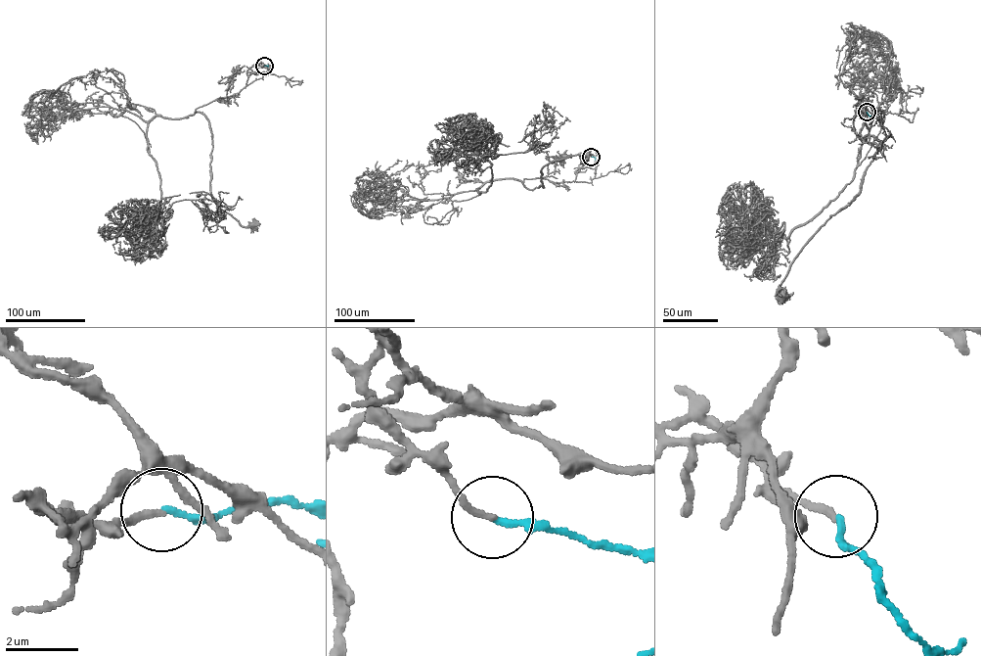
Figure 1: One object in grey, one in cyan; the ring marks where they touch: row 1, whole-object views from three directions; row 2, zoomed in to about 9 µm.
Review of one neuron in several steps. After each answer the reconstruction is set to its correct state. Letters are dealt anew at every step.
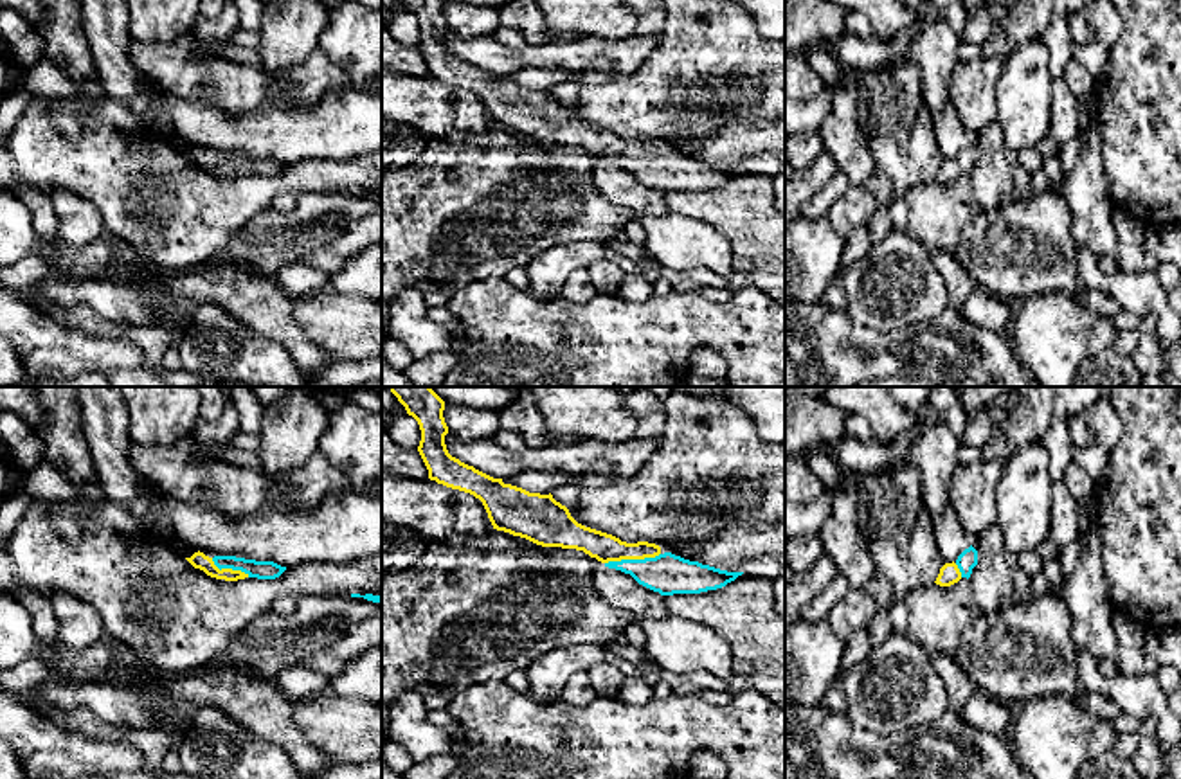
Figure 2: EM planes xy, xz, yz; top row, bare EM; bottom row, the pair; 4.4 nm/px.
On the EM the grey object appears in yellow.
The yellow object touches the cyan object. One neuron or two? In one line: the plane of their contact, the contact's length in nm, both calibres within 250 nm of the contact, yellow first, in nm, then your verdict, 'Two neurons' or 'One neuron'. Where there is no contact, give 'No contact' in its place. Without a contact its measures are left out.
Touches yellow in xz. Shared border 260 nm. Thickness 130 nm (yellow) against 180 nm. One neuron

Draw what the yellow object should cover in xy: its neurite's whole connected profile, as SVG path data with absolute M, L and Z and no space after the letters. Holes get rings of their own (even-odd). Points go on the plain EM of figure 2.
M200 148L185 157L194 166L203 167L207 173L225 178L238 178L245 175L275 176L286 167L286 164L281 164L274 158L256 158L236 153L209 155Z

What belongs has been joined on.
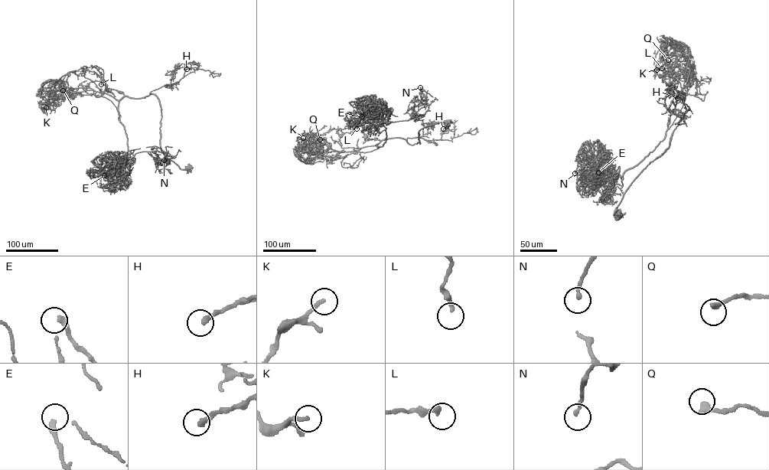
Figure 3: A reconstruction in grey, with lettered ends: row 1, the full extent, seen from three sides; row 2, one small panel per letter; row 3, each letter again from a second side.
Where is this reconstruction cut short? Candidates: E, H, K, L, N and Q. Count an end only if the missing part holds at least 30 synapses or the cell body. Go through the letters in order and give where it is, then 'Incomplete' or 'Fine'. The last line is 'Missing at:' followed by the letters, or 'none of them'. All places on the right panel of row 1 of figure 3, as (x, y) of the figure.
E: Place: (598, 172). Fine
H: Place: (677, 98). Fine
K: Place: (656, 70). Fine
L: Place: (662, 68). Fine
N: Place: (575, 173). Fine
Q: Place: (668, 60). Fine
Missing at: none of them

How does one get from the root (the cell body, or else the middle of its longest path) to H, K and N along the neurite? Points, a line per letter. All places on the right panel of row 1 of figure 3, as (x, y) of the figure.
H: (617, 214), (630, 183), (669, 147), (681, 118), (673, 109), (686, 109), (685, 95), (680, 92), (677, 98)
K: (617, 214), (630, 183), (669, 147), (681, 118), (669, 108), (686, 78), (684, 73), (656, 70)
N: (617, 214), (669, 147), (672, 102), (666, 135), (621, 176), (575, 173)

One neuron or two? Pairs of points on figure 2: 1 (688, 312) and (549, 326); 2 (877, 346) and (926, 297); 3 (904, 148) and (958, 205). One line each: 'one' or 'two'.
1: one
2: two
3: two

